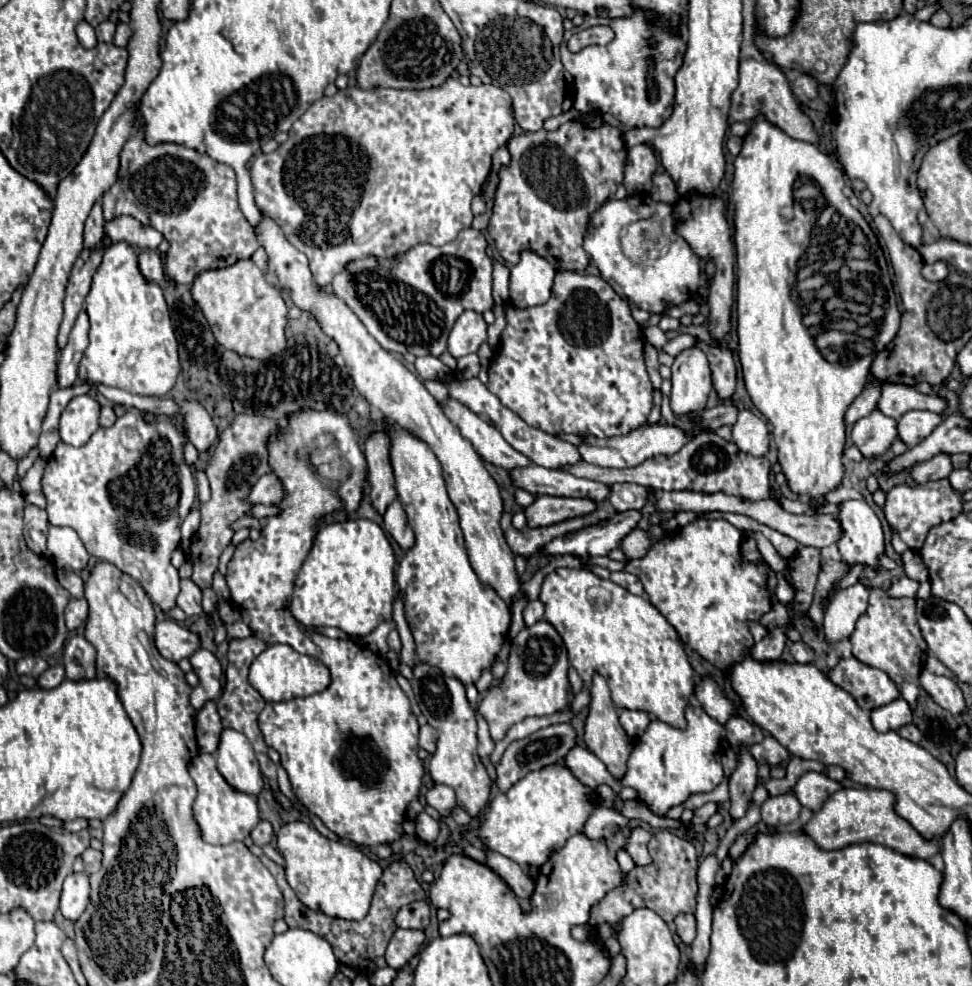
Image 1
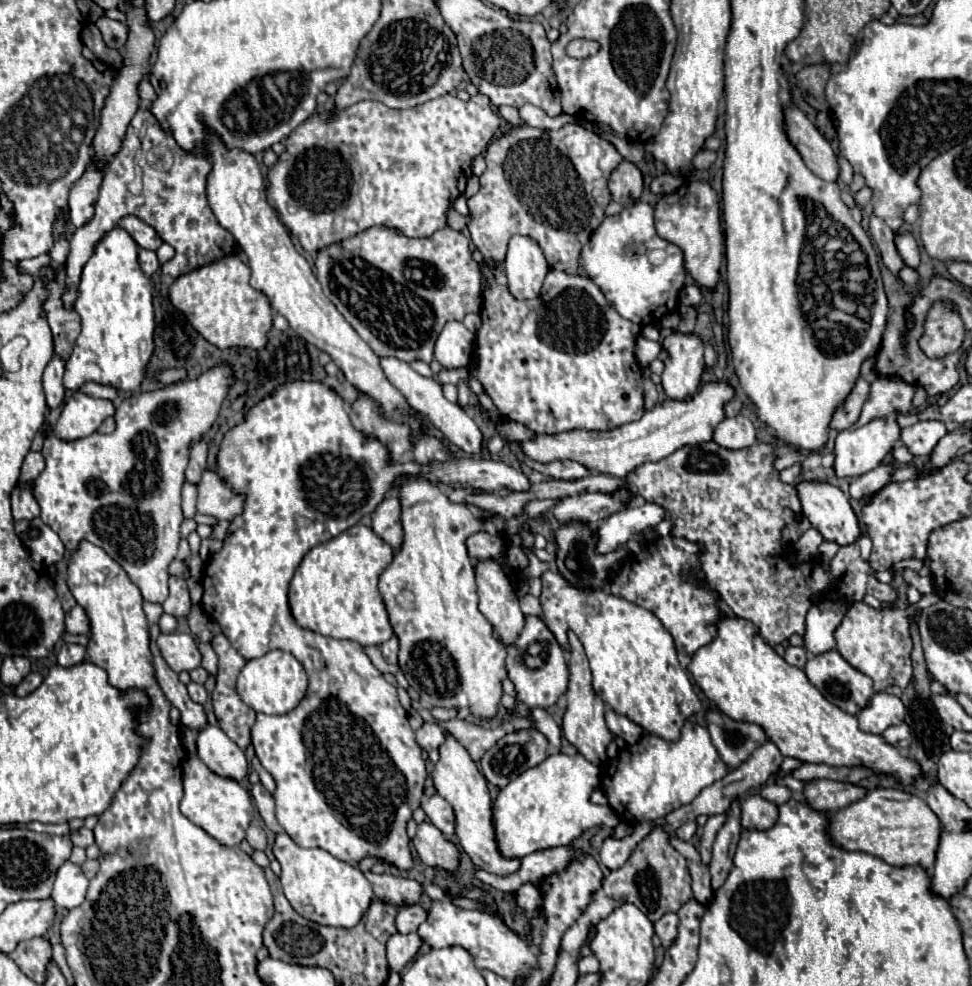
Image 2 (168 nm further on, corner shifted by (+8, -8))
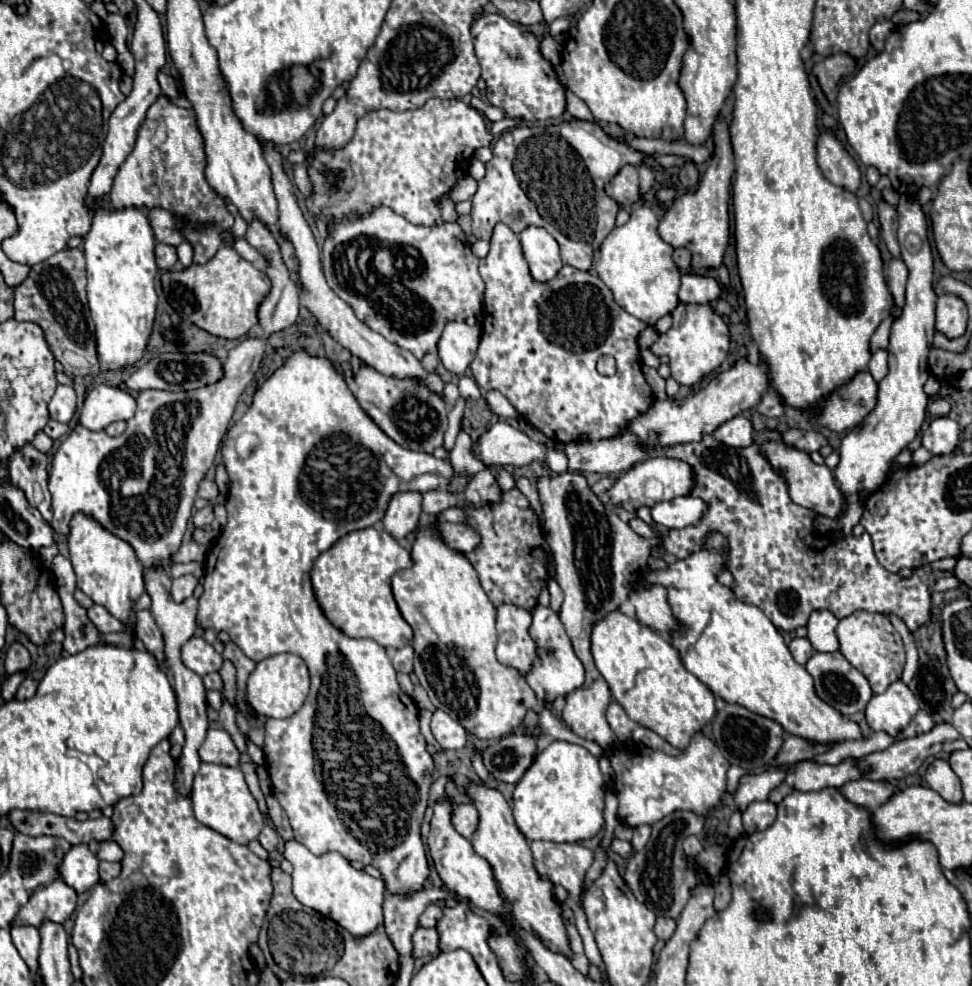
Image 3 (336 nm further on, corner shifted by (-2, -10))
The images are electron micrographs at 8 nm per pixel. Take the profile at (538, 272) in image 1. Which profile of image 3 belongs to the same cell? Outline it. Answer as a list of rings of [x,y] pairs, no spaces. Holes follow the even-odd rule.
[[[527,226],[525,230],[521,230],[519,238],[533,278],[539,282],[553,280],[563,266],[557,240],[539,226]]]

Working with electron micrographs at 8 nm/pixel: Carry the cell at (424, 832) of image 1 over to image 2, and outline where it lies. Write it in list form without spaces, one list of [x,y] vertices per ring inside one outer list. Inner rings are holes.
[[[423,822],[417,826],[413,846],[425,864],[445,868],[447,872],[453,872],[457,868],[459,852],[455,848],[455,844],[445,840],[441,830],[437,830],[433,824]]]

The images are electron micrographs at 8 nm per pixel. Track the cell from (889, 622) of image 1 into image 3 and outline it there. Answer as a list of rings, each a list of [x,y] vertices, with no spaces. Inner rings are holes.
[[[857,610],[851,616],[839,620],[835,634],[839,638],[839,652],[847,658],[847,662],[853,668],[857,668],[869,680],[875,694],[881,694],[881,690],[885,690],[889,682],[901,678],[905,666],[905,646],[899,632],[893,628],[887,616],[877,612]]]

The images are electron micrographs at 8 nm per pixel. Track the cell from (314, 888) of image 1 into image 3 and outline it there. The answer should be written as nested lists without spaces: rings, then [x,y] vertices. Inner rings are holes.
[[[297,840],[285,842],[285,858],[293,864],[293,896],[301,904],[335,920],[339,926],[343,926],[357,938],[373,934],[377,926],[383,924],[383,880],[373,878],[363,870],[351,868],[351,864],[337,852],[315,856]]]

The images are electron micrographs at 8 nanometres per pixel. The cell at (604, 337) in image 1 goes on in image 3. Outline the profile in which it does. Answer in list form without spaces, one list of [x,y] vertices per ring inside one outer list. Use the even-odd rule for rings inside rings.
[[[501,222],[493,228],[489,254],[479,260],[479,274],[485,282],[483,334],[471,362],[471,372],[483,392],[489,392],[491,388],[499,390],[525,420],[539,428],[549,440],[563,444],[587,438],[589,434],[591,442],[613,438],[627,428],[633,418],[649,410],[653,404],[653,392],[641,372],[637,348],[637,336],[647,324],[627,314],[613,300],[611,290],[599,276],[581,270],[559,270],[549,282],[533,280],[519,236]],[[603,354],[613,354],[617,360],[617,374],[613,378],[601,376],[595,368]]]

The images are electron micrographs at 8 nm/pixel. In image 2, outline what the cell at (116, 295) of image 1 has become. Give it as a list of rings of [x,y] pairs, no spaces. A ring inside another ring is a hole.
[[[113,228],[95,248],[95,254],[83,268],[79,296],[75,302],[75,312],[81,316],[81,334],[75,342],[71,358],[65,366],[63,384],[69,390],[79,390],[85,382],[97,382],[105,386],[113,386],[123,392],[137,392],[141,382],[147,376],[147,366],[153,356],[153,330],[155,330],[155,316],[153,316],[153,302],[151,302],[151,282],[141,272],[137,262],[137,244],[123,232],[121,228]]]

